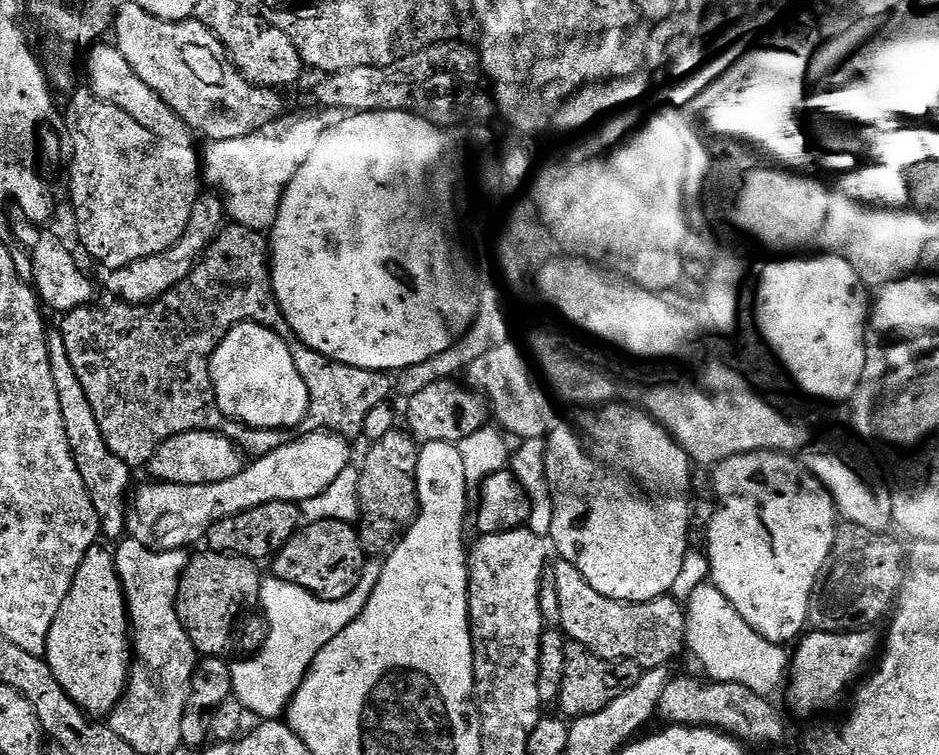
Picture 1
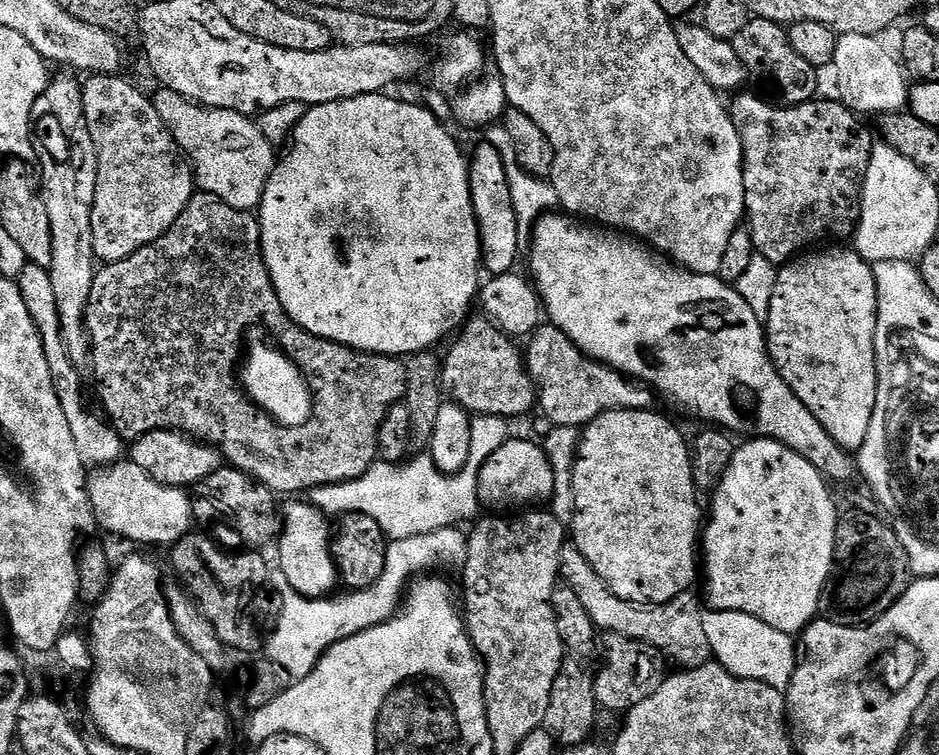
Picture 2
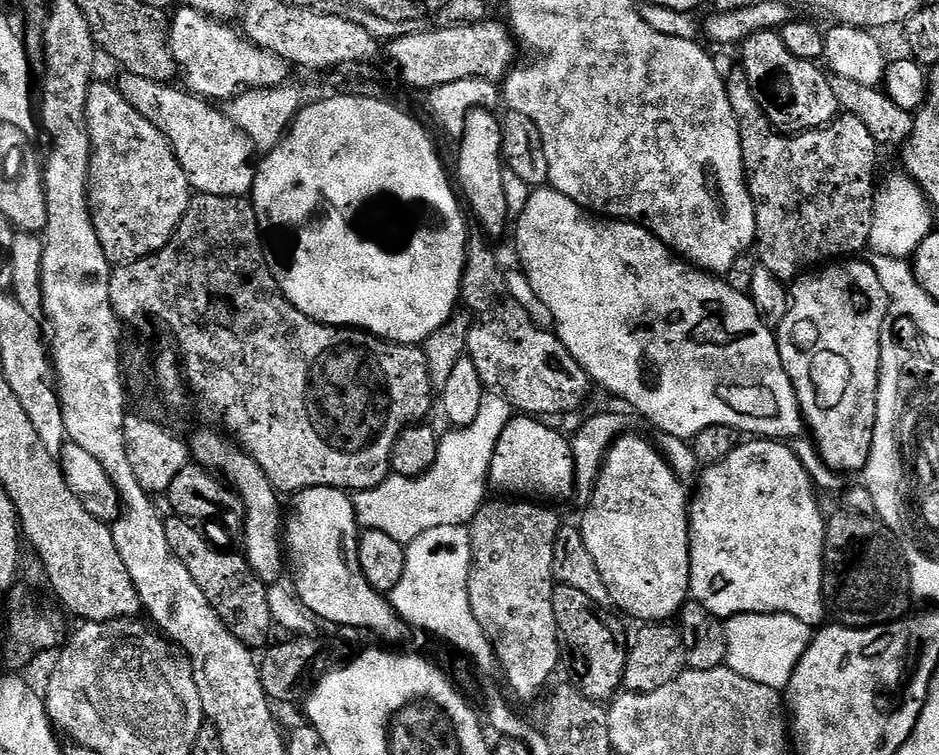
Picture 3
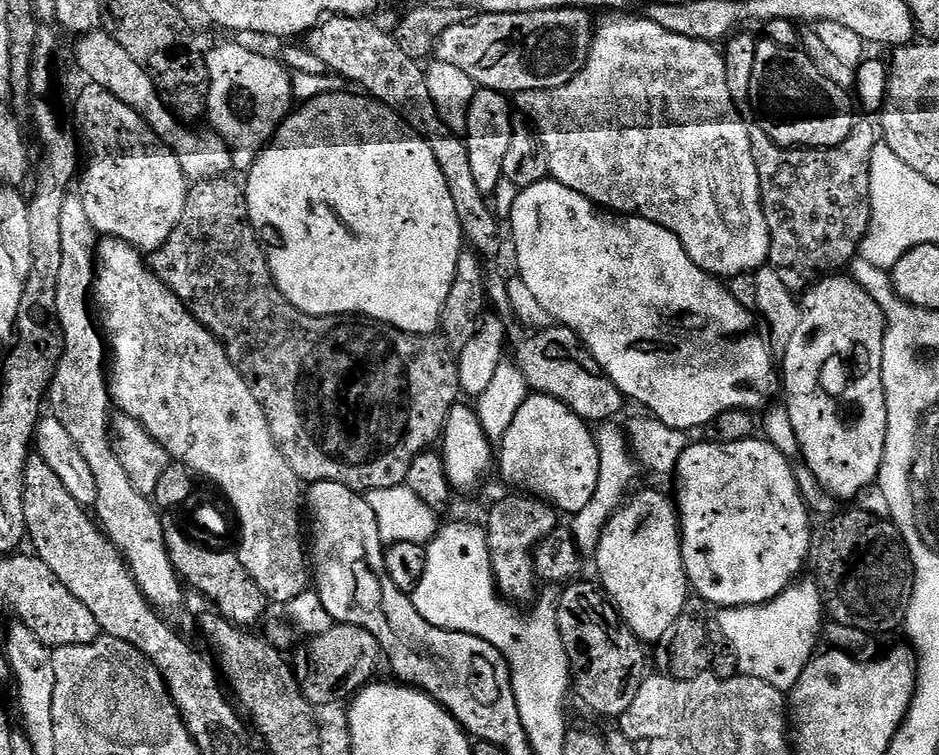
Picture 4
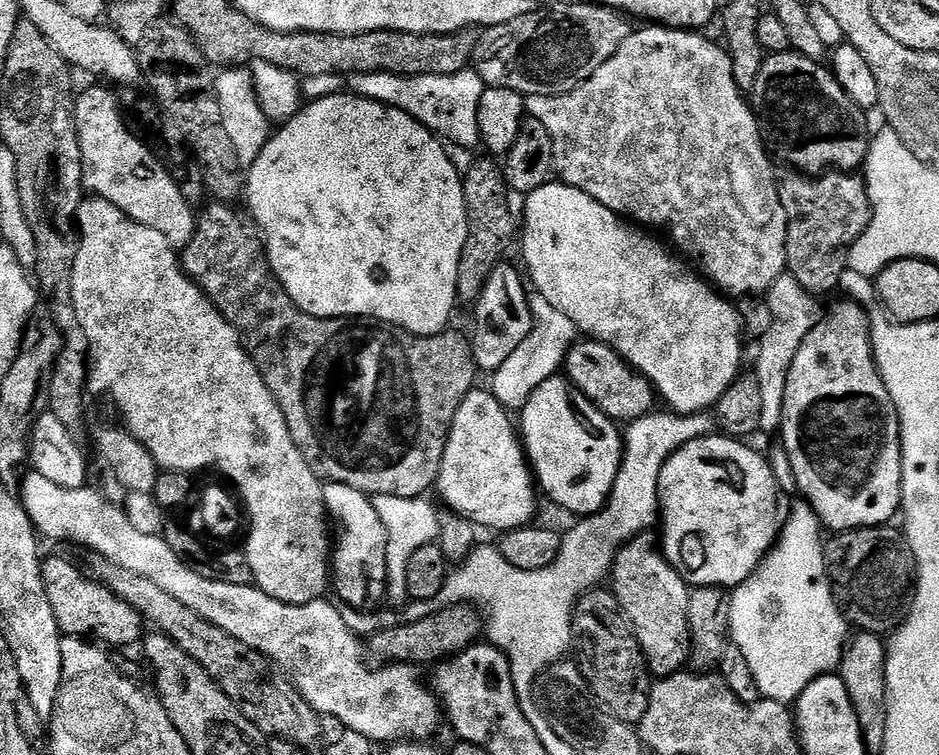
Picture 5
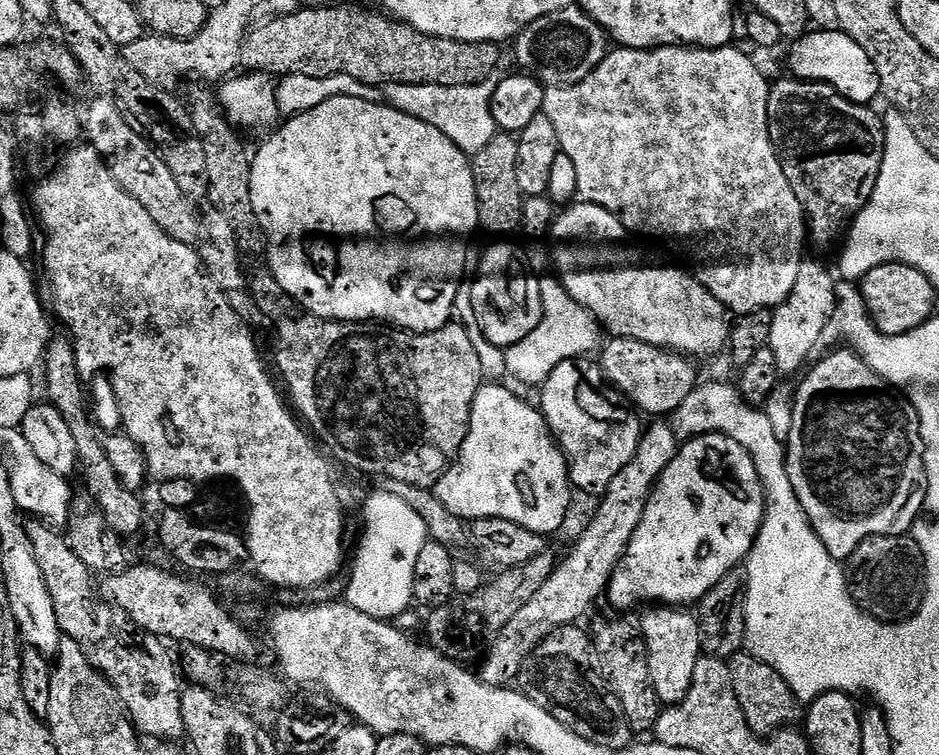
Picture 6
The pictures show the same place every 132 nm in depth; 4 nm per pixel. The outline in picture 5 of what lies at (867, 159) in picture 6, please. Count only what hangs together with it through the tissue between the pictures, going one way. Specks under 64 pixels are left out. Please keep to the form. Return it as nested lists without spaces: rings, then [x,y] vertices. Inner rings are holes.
[[[791,50],[774,52],[765,55],[762,70],[758,70],[758,78],[750,81],[750,87],[750,103],[760,121],[762,139],[777,161],[785,160],[789,169],[809,174],[823,174],[833,170],[855,173],[863,165],[868,157],[870,143],[870,131],[864,125],[865,109],[859,108],[848,97],[846,90],[842,90],[835,76],[823,63]]]

